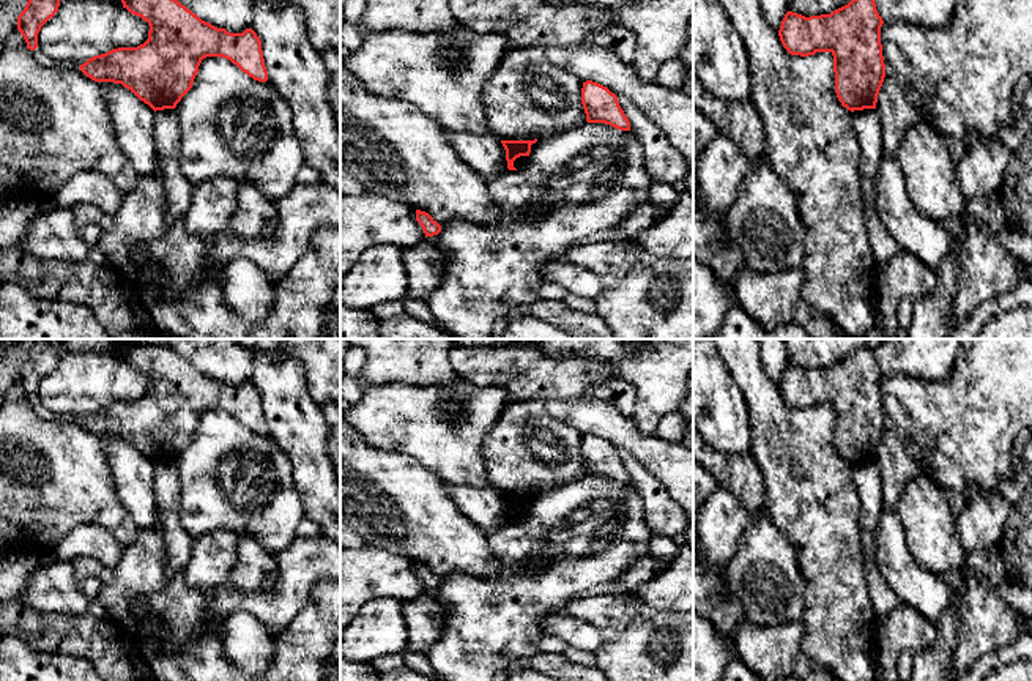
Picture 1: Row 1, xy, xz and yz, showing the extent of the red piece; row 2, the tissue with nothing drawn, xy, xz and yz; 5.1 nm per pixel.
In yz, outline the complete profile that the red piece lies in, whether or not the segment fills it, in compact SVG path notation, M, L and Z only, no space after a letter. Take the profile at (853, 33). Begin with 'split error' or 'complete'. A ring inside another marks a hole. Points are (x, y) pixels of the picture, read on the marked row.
complete | M851 0L830 14L805 17L788 11L778 36L791 55L830 52L837 98L854 112L876 109L885 77L882 24L874 0Z

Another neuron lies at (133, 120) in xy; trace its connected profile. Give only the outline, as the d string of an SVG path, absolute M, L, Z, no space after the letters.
M99 82L118 145L139 177L156 172L154 110L121 84Z

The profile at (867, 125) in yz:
M854 110L852 125L860 143L860 175L863 197L867 203L867 229L870 236L870 246L873 249L878 266L882 268L901 249L882 225L876 210L876 175L882 151L882 131L878 110Z

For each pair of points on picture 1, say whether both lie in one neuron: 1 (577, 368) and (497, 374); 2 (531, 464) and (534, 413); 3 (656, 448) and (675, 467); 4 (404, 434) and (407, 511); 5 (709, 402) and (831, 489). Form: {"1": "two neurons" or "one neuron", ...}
{"1": "one neuron", "2": "one neuron", "3": "one neuron", "4": "two neurons", "5": "two neurons"}

